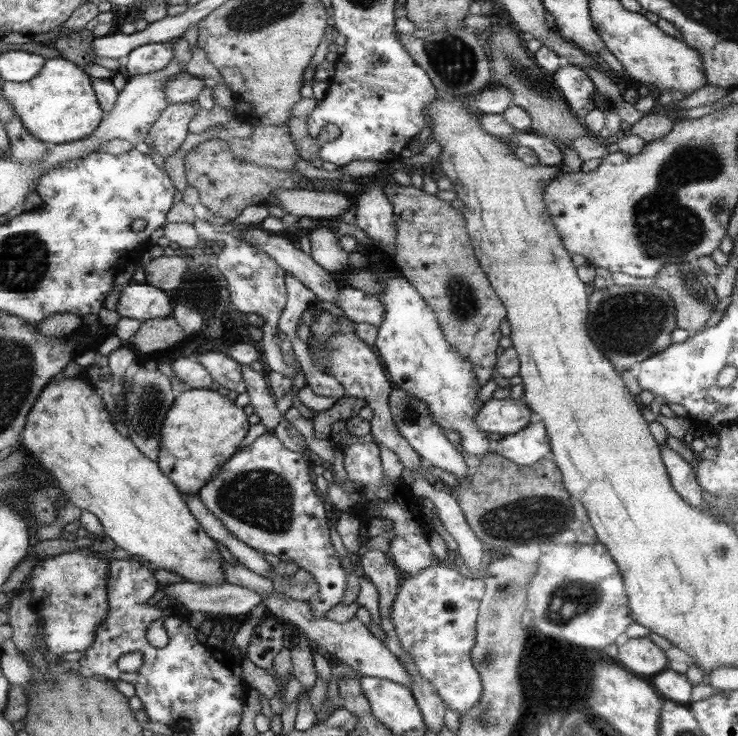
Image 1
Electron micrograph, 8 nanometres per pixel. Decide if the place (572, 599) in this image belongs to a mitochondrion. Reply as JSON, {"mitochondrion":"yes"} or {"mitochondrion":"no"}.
{"mitochondrion":"yes"}

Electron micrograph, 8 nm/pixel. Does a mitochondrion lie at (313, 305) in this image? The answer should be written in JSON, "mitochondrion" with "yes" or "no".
{"mitochondrion":"no"}

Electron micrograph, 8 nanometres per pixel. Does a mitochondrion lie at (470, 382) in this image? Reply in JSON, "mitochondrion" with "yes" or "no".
{"mitochondrion":"no"}

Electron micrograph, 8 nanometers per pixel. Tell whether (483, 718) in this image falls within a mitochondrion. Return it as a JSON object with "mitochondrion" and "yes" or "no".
{"mitochondrion":"yes"}

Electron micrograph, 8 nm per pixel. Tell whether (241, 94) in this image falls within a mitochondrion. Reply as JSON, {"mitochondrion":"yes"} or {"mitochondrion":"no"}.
{"mitochondrion":"no"}

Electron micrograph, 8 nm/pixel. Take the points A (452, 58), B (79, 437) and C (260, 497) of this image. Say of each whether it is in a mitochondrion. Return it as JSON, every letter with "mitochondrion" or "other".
{"A":"mitochondrion","B":"other","C":"mitochondrion"}

